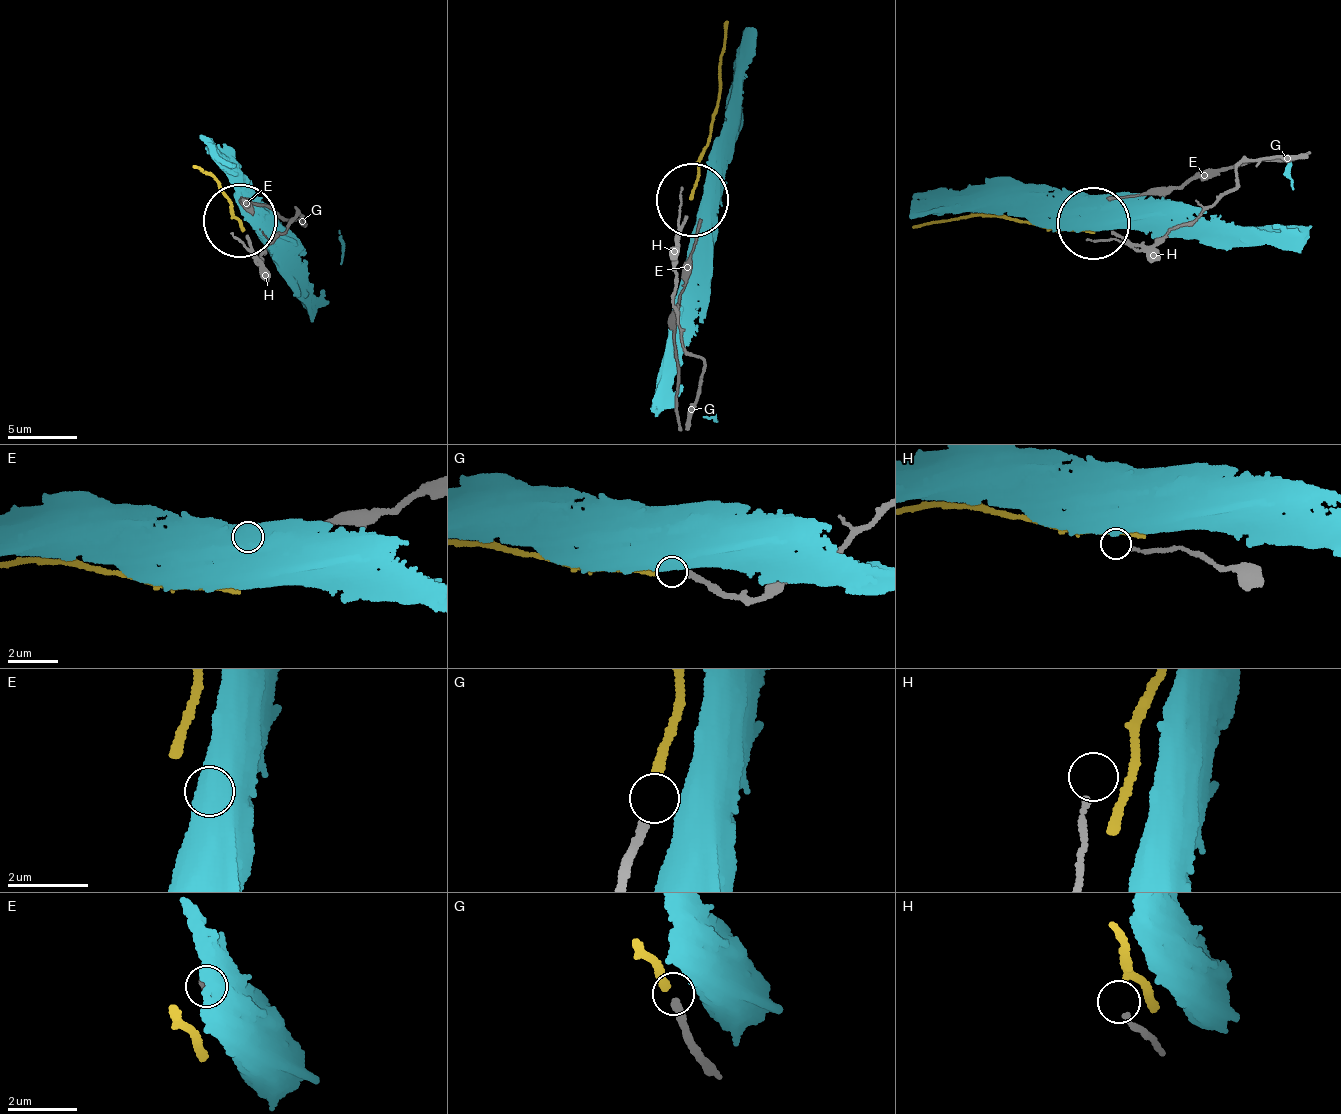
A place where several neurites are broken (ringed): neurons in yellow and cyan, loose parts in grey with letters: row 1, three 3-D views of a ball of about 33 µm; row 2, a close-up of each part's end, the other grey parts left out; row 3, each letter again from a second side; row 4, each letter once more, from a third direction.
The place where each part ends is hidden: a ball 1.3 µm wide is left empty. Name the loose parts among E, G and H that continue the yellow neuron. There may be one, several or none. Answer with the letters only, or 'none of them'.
G

